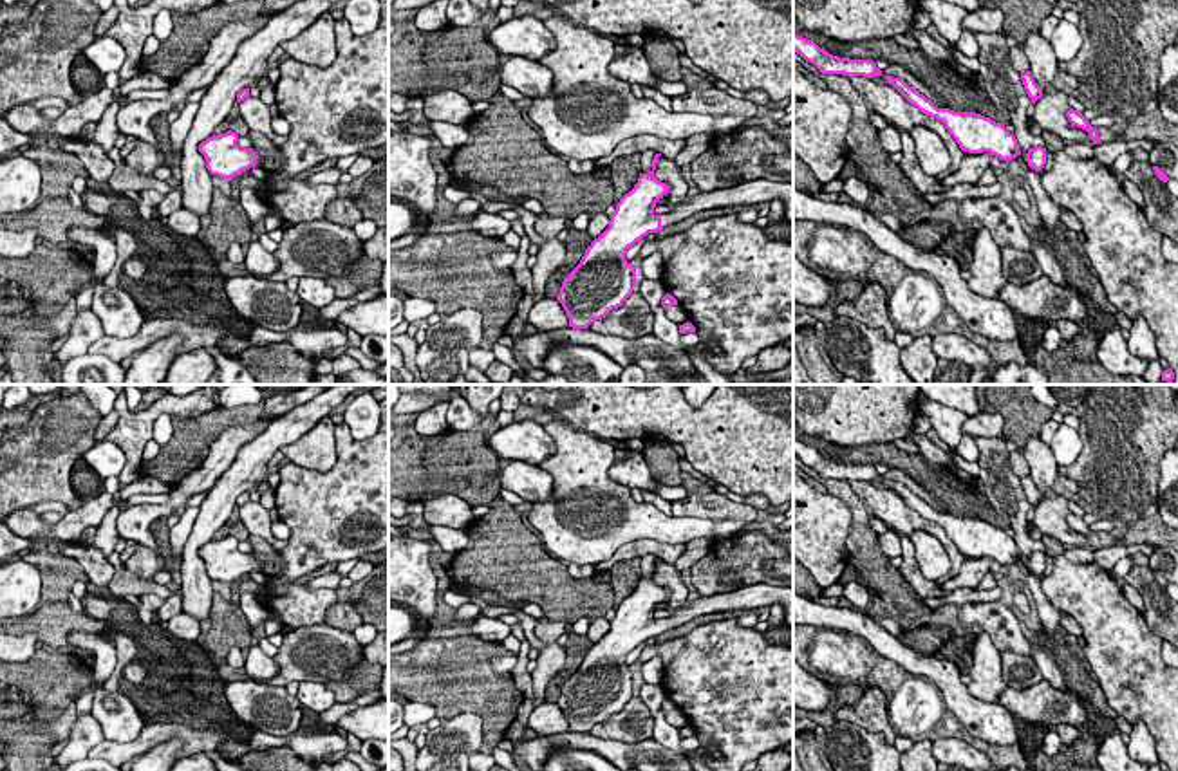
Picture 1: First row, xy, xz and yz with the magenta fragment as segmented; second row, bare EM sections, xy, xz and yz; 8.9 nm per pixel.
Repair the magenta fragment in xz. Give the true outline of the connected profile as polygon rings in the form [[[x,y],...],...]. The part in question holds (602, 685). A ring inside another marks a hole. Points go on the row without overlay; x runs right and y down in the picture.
[[[661,558],[654,560],[652,574],[649,578],[640,578],[634,592],[620,603],[614,618],[609,621],[609,632],[591,646],[580,668],[564,683],[556,704],[567,717],[569,731],[587,733],[593,726],[605,722],[612,713],[623,710],[623,706],[632,699],[636,692],[636,673],[625,664],[627,654],[649,637],[658,637],[663,632],[681,627],[705,614],[725,610],[750,612],[761,607],[771,607],[773,603],[779,603],[782,607],[784,623],[788,627],[793,627],[793,587],[777,587],[764,581],[746,585],[732,592],[699,596],[697,599],[688,601],[685,607],[672,610],[668,618],[656,619],[656,607],[668,596],[668,590],[654,581],[659,560]]]

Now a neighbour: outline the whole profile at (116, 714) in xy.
[[[105,686],[94,692],[90,713],[99,722],[105,740],[112,742],[132,742],[146,724],[125,693],[108,692]]]

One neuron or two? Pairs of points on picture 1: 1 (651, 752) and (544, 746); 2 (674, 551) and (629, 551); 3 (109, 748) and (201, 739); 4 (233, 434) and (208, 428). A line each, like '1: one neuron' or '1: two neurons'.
1: one neuron
2: one neuron
3: one neuron
4: two neurons

